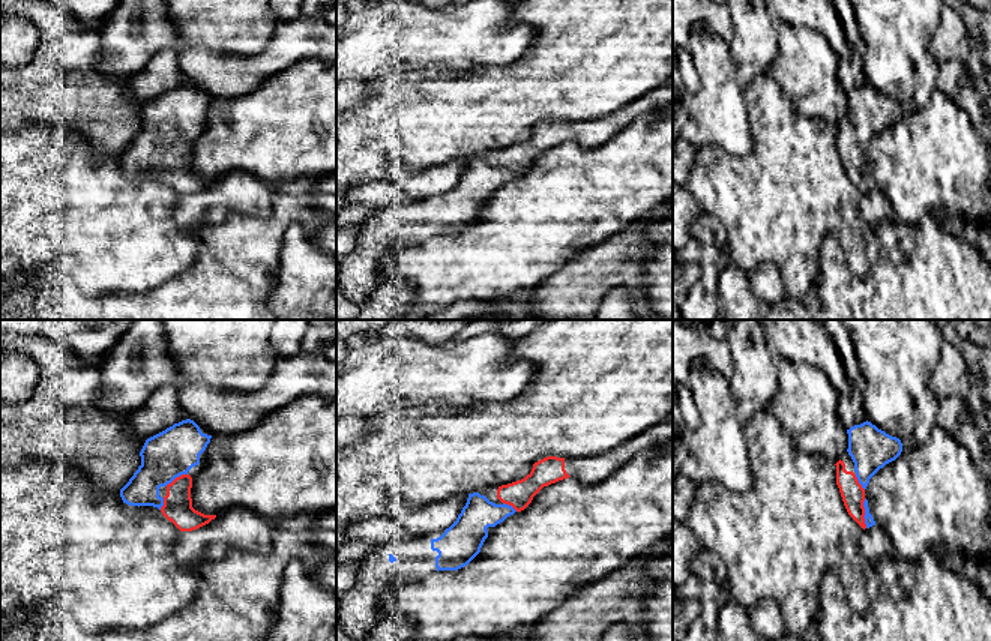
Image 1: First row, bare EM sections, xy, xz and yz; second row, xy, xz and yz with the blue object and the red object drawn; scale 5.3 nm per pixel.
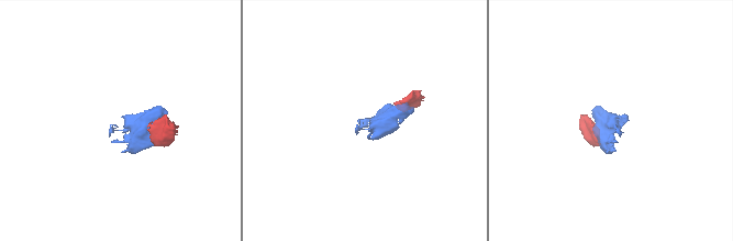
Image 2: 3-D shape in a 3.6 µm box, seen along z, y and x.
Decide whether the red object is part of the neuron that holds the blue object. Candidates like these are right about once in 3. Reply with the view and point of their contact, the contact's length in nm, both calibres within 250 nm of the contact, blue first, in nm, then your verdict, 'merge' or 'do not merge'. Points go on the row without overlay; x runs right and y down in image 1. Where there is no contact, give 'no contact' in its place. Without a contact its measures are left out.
yz (865, 177) | 160 nm | 50/130 nm | merge

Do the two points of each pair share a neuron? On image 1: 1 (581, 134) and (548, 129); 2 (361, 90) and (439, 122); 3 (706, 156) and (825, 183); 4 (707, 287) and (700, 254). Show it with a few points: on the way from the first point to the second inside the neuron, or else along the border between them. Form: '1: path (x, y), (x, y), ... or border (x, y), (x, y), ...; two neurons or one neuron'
1: path (574, 131), (556, 131); one neuron
2: border (373, 83), (371, 92), (352, 107); two neurons
3: path (736, 183), (795, 183); one neuron
4: path (707, 279), (707, 261); one neuron

